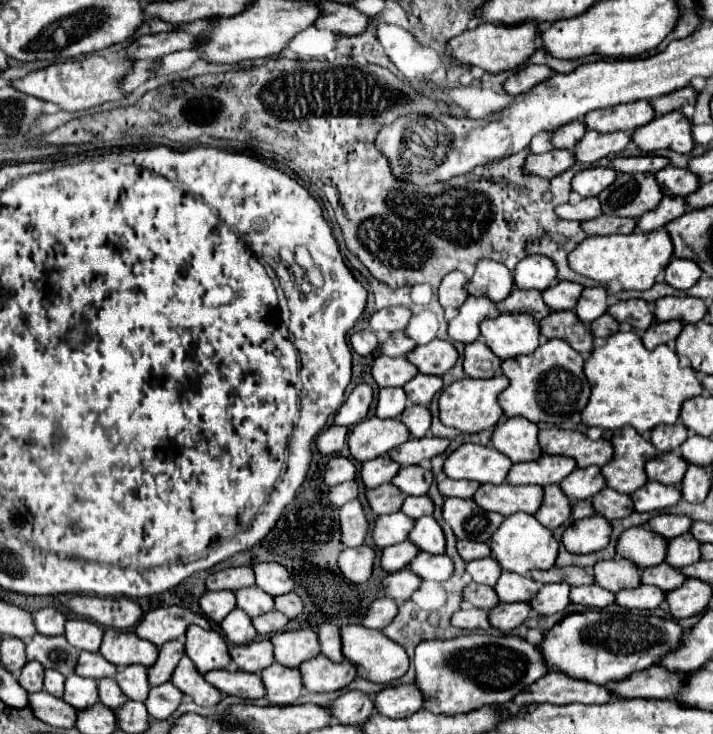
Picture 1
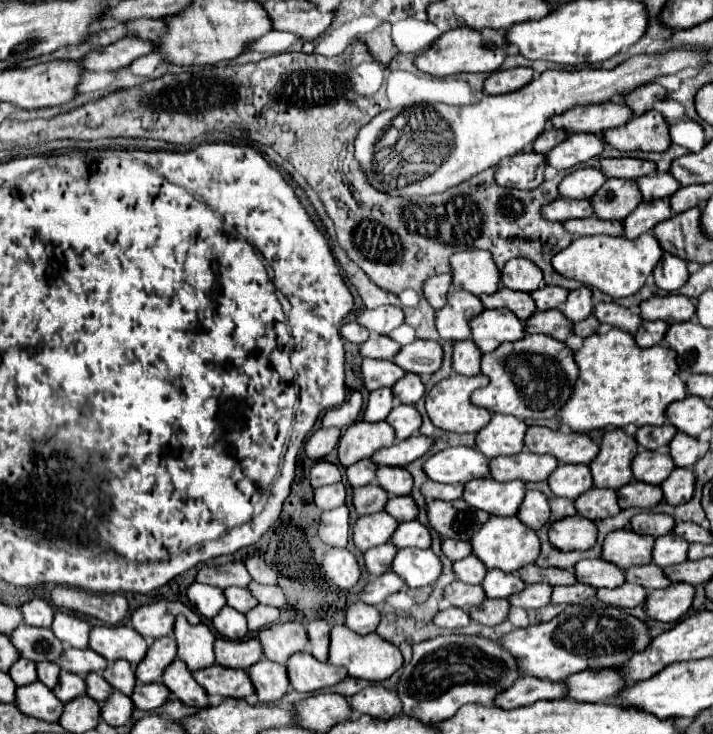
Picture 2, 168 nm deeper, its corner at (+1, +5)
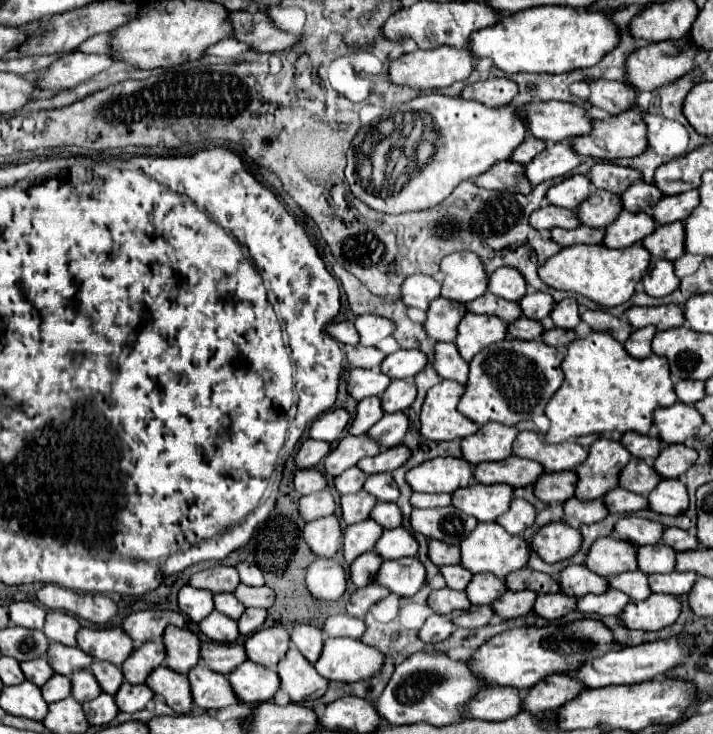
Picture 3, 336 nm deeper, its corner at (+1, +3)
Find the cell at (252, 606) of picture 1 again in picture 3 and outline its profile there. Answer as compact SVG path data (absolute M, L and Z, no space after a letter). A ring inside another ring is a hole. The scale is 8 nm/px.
M214 594L214 606L218 612L222 612L234 620L238 620L246 610L246 606L240 604L234 594Z

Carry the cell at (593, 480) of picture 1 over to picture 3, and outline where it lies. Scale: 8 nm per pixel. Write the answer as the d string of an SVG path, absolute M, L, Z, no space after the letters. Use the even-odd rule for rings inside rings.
M574 470L546 472L534 482L536 496L546 504L564 504L574 496L578 474Z

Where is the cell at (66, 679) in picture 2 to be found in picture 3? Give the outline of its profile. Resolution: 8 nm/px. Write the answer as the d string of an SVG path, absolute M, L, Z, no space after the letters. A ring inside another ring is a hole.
M54 674L44 686L42 686L42 696L48 704L52 702L58 702L58 700L64 700L72 694L72 682L68 676L62 676L62 674Z

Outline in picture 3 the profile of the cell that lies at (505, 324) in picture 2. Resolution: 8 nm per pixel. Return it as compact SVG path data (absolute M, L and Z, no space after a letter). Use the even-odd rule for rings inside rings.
M466 314L458 326L456 346L464 360L472 360L482 348L502 342L508 336L508 324L486 314Z

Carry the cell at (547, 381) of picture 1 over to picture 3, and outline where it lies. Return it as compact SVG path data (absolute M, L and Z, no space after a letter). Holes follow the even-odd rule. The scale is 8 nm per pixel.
M508 338L506 342L496 342L472 358L470 380L466 384L466 392L458 404L458 410L480 426L486 422L514 426L522 420L532 420L534 416L544 414L548 400L562 384L562 360L564 350L546 346L542 340L526 342Z

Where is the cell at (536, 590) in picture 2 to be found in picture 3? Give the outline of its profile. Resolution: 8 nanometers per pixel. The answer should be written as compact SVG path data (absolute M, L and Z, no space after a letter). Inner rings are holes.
M508 590L502 598L498 598L492 608L498 616L502 618L518 618L518 616L526 616L532 612L534 602L536 602L536 592L532 590L522 590L522 592L512 592Z

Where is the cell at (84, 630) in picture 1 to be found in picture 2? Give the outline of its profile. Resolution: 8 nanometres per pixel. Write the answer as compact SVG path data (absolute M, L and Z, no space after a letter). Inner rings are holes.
M56 612L52 632L54 636L64 644L72 648L88 648L88 634L90 624L78 616L70 616L64 612Z

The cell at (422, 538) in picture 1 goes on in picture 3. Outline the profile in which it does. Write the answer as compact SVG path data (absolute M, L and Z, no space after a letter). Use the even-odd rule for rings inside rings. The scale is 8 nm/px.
M400 526L400 528L384 530L384 534L380 536L380 540L378 540L374 550L380 552L380 556L384 560L416 556L418 554L418 540L414 538L412 532L408 532L406 528Z

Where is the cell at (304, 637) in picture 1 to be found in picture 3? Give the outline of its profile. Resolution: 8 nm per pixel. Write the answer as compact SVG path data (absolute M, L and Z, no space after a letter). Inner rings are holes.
M282 626L262 628L256 634L252 634L244 642L244 646L248 660L262 664L266 668L274 668L290 648L290 632Z

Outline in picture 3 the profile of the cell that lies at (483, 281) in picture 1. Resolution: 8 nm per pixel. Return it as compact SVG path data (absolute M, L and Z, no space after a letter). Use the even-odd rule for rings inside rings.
M454 252L444 256L440 270L446 274L442 296L456 302L472 302L488 290L488 274L482 260L472 252Z

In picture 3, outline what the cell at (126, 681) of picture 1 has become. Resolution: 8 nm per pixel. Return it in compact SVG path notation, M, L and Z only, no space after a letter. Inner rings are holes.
M96 660L90 666L90 670L92 670L92 674L96 676L96 680L100 682L100 686L102 686L102 690L106 694L116 694L120 690L120 686L124 684L124 674L112 662L100 662L100 660Z

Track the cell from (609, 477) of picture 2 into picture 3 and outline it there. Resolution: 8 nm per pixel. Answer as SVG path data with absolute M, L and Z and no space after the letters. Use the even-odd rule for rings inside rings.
M600 436L592 446L588 458L576 466L578 484L576 496L594 500L618 486L618 474L628 464L632 454L616 440Z

